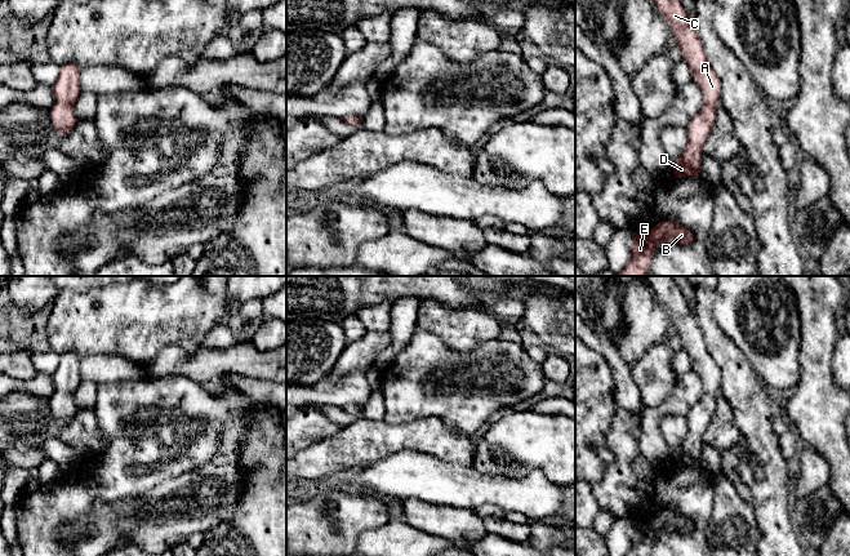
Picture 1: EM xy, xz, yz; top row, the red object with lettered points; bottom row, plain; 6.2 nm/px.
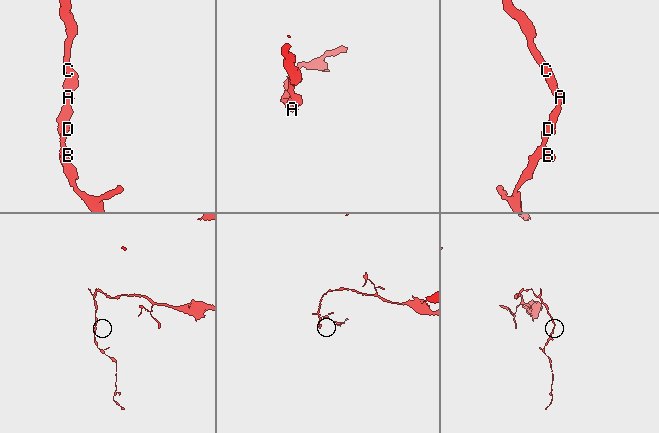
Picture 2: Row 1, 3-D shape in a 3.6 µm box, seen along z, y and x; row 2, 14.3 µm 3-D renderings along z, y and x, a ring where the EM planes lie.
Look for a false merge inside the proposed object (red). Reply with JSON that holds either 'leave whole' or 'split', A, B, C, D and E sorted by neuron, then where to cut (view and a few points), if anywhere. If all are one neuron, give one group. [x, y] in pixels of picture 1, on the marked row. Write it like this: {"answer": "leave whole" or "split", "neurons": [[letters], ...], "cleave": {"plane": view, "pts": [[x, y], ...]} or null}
{"answer": "leave whole", "neurons": [["A", "B", "C", "D", "E"]], "cleave": null}

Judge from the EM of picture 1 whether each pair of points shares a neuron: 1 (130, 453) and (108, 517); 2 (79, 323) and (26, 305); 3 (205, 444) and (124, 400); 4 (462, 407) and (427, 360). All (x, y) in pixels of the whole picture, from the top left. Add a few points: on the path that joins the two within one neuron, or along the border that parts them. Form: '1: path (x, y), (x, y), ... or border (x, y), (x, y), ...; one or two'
1: border (142, 492), (112, 502), (98, 502), (88, 516); two
2: border (61, 290), (52, 303); two
3: path (208, 416), (183, 394), (176, 400), (152, 400); one
4: path (445, 397), (422, 390), (419, 377); one

